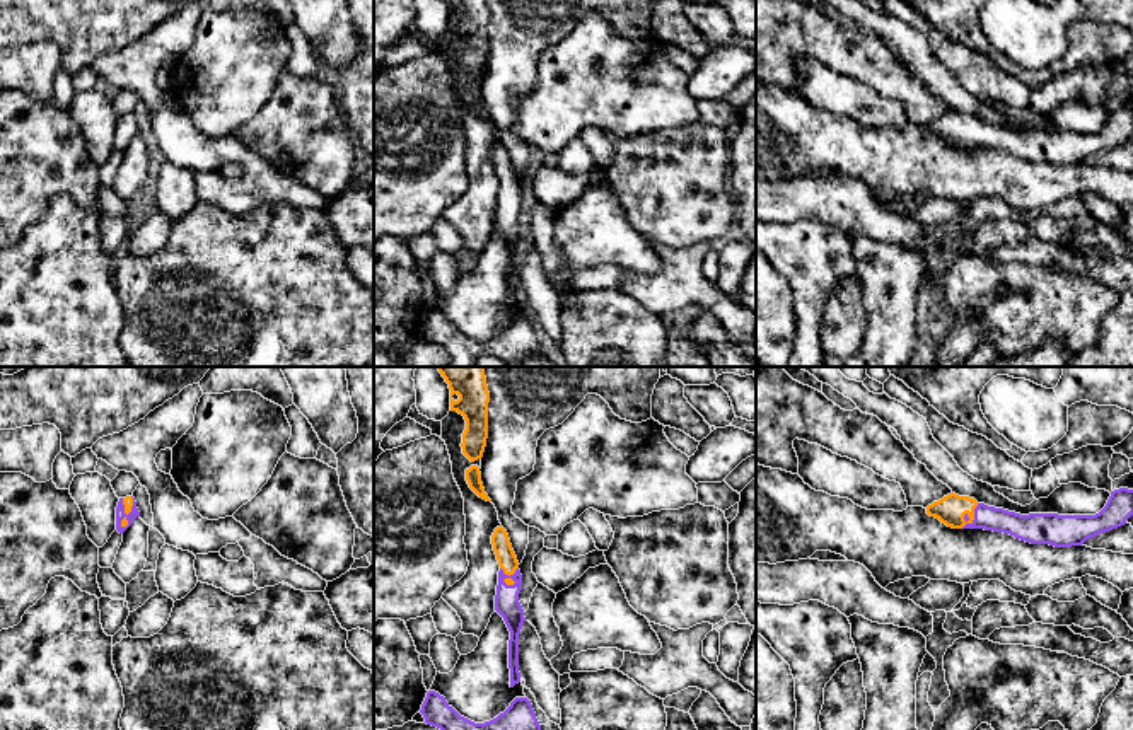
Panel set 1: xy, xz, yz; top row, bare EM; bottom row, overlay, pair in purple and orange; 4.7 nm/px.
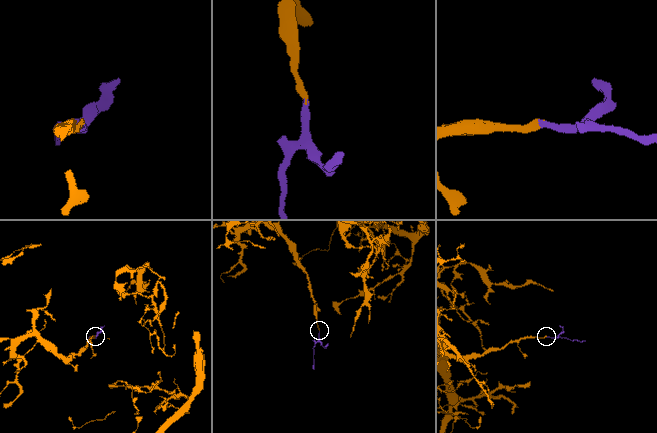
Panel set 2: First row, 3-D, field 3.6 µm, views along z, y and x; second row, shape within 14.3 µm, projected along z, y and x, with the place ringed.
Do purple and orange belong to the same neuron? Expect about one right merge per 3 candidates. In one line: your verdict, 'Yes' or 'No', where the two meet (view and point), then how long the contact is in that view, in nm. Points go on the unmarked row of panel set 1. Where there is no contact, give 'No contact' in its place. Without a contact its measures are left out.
Yes. Touches purple at yz (975, 135). Shared border 150 nm

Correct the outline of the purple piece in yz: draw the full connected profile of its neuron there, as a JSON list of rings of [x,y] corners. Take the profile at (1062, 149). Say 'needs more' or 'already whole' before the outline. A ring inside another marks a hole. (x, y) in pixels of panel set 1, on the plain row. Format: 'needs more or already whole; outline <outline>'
needs more; outline [[[1133,107],[1111,109],[1106,125],[1095,133],[1020,133],[956,111],[928,123],[927,131],[952,147],[985,147],[1010,152],[1031,162],[1072,165],[1124,143],[1133,133]]]

